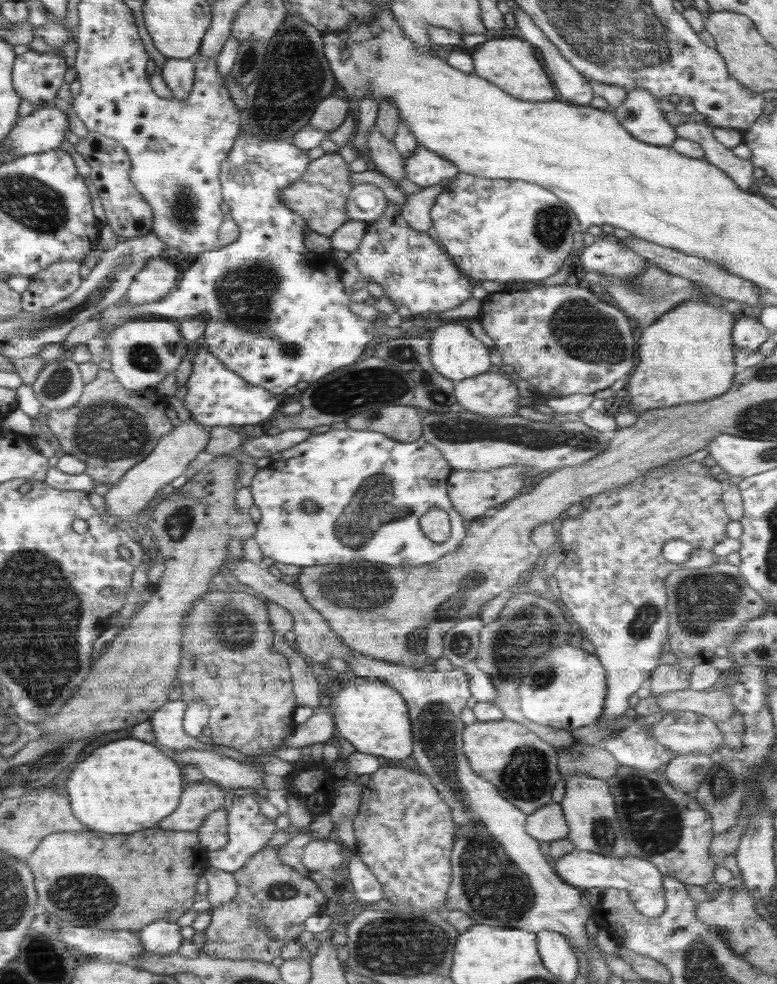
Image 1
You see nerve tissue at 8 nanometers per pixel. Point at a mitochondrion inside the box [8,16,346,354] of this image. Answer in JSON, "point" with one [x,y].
{"point":[294,77]}

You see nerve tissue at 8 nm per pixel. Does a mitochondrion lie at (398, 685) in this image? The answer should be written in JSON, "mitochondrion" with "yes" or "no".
{"mitochondrion":"no"}

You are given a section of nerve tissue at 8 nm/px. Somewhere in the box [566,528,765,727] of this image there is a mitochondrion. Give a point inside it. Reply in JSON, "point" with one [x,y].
{"point":[703,600]}

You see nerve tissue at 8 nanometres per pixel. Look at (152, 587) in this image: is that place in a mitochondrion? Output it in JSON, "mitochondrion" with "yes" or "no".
{"mitochondrion":"no"}

